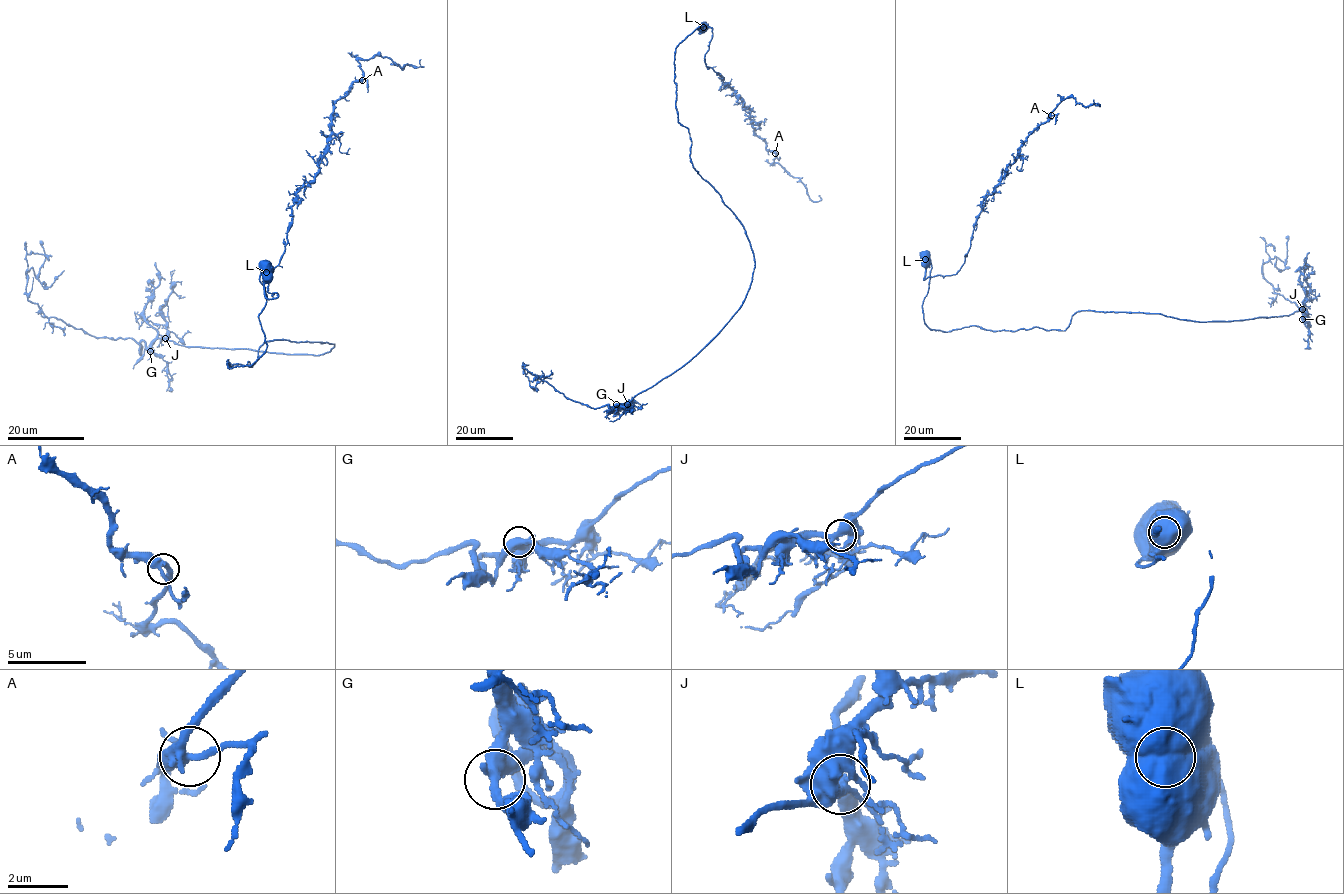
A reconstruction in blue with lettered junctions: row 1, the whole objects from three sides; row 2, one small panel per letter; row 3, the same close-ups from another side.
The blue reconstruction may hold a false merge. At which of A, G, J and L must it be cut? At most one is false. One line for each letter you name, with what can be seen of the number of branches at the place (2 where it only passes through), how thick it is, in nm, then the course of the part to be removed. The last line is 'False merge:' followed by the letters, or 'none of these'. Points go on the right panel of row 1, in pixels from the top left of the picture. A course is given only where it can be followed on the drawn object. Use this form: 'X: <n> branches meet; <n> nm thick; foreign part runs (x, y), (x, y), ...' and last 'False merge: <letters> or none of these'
L: 2 branches meet; 1000 nm thick; foreign part runs (925, 259), (924, 279), (955, 274), (983, 199), (1021, 144), (1061, 100), (1099, 105), (1093, 100)
False merge: L

